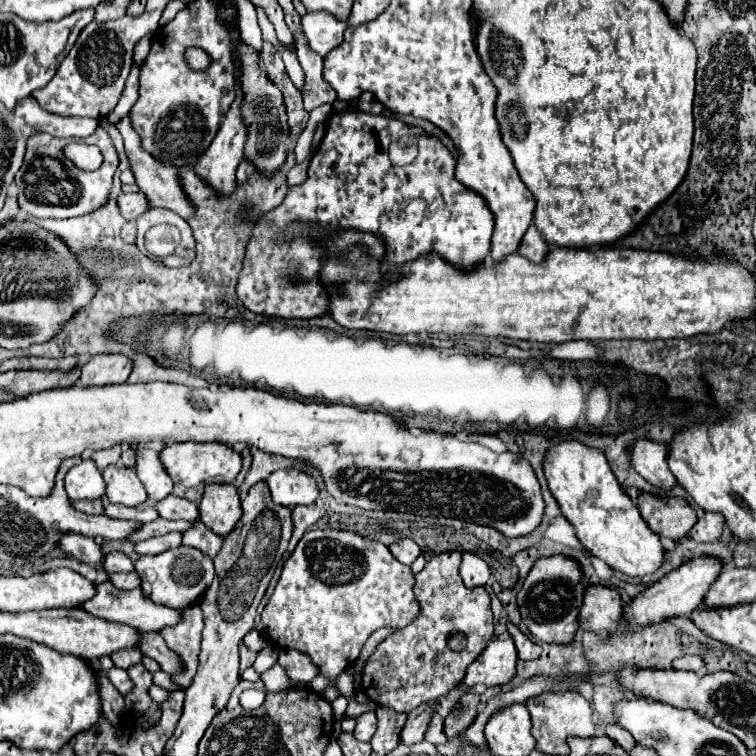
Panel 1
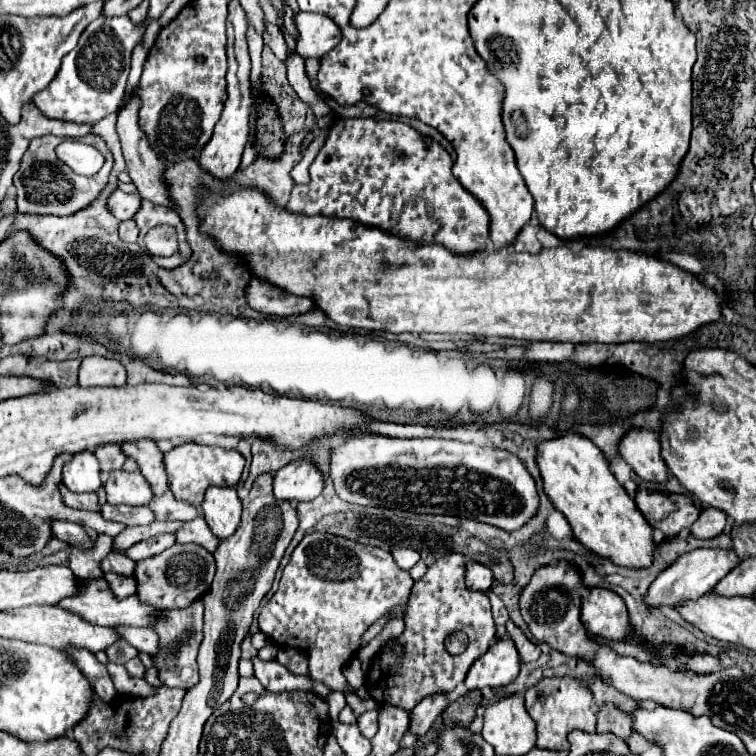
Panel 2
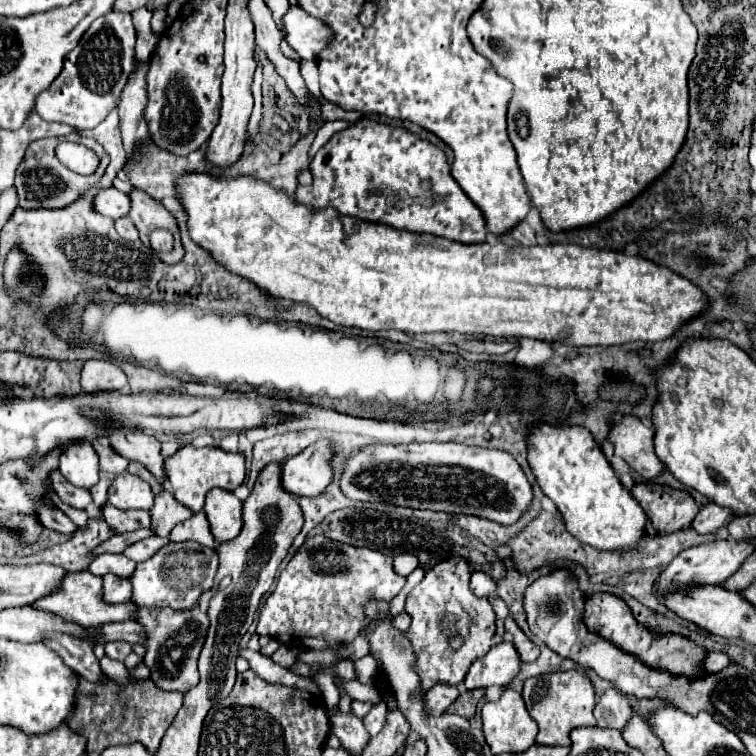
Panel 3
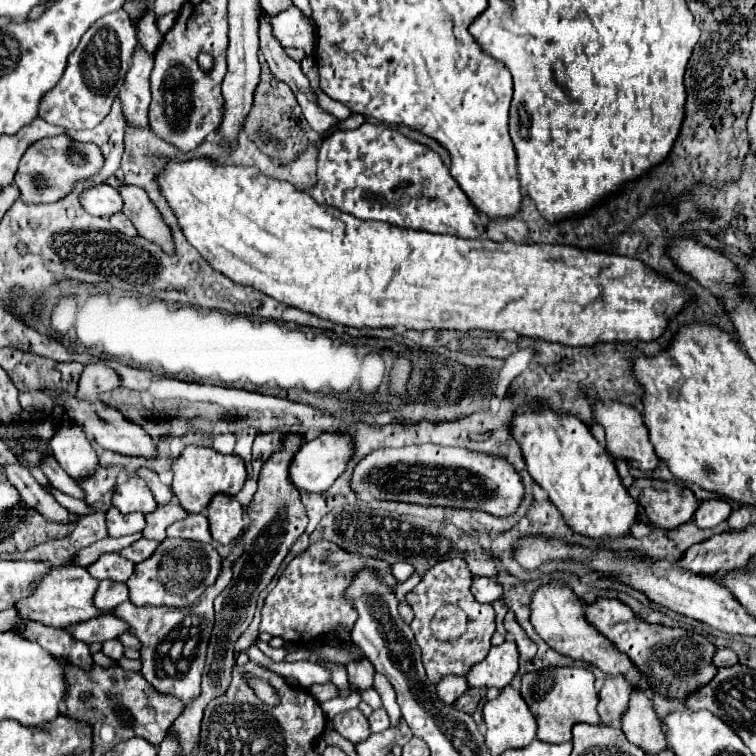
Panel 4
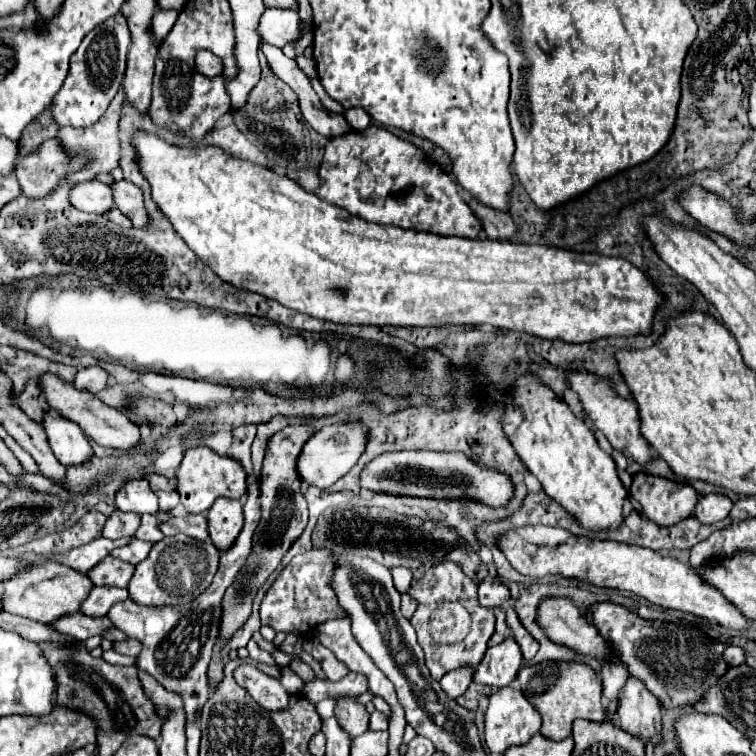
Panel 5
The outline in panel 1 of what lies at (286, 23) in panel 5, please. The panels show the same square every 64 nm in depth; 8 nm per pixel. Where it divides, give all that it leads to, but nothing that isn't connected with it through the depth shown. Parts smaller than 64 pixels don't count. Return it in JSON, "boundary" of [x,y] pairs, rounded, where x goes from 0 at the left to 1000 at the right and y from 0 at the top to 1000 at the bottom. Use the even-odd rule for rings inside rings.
{"boundary":[[[407,16],[399,24],[399,34],[410,63],[423,74],[431,74],[439,63],[444,63],[458,40],[458,32],[444,26],[437,16]]]}

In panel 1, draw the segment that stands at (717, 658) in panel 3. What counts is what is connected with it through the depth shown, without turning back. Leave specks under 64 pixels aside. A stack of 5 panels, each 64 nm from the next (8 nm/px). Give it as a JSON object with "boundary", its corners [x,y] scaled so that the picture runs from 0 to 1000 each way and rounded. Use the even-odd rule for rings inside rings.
{"boundary":[[[902,868],[902,870],[894,870],[889,876],[889,884],[892,886],[915,886],[915,889],[929,889],[931,884],[931,873],[926,868]]]}

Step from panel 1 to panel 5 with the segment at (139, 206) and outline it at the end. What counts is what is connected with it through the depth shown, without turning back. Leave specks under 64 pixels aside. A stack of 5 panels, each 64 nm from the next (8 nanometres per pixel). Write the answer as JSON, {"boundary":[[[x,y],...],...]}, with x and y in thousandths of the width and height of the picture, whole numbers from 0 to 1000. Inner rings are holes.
{"boundary":[[[130,238],[98,246],[93,254],[93,267],[103,278],[119,280],[119,283],[140,283],[143,278],[151,275],[148,249]]]}

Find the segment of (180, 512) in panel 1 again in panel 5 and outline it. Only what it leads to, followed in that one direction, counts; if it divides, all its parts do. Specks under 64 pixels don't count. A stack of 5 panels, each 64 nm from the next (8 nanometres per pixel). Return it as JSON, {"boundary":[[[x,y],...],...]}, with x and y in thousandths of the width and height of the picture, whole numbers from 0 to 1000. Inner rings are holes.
{"boundary":[[[212,675],[206,680],[188,680],[188,693],[185,693],[185,701],[180,701],[180,712],[193,714],[193,717],[212,717],[214,714],[212,693],[222,690],[225,685],[230,685],[230,675]]]}

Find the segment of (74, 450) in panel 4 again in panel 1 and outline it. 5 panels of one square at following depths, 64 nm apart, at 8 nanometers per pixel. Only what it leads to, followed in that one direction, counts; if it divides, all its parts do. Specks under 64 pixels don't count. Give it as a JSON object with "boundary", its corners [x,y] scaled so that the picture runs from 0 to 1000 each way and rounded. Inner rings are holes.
{"boundary":[[[111,606],[87,627],[87,653],[101,661],[135,661],[140,656],[140,638],[135,624],[119,606]]]}

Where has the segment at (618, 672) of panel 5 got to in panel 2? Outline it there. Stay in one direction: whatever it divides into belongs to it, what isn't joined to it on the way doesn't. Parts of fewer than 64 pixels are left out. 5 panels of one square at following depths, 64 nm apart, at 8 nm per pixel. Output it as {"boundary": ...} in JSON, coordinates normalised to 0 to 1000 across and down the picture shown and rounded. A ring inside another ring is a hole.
{"boundary":[[[804,931],[796,934],[788,947],[791,947],[791,968],[807,968],[831,981],[831,976],[836,974],[836,960],[828,942],[820,942],[810,931]]]}

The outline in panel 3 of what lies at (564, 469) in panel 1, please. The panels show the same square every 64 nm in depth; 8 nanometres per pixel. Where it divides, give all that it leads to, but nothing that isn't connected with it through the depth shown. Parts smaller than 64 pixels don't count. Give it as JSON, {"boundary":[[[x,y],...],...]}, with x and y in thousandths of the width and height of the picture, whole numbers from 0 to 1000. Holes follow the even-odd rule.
{"boundary":[[[714,561],[701,571],[698,590],[701,590],[698,593],[698,611],[704,616],[704,624],[709,627],[709,635],[717,646],[717,651],[743,677],[746,690],[749,690],[749,701],[757,709],[762,709],[767,717],[772,717],[788,728],[804,728],[804,730],[844,728],[847,714],[854,709],[854,680],[847,672],[847,667],[833,656],[833,651],[820,640],[820,635],[815,632],[804,608],[799,606],[796,593],[786,585],[786,579],[778,569],[772,569],[770,563]]]}

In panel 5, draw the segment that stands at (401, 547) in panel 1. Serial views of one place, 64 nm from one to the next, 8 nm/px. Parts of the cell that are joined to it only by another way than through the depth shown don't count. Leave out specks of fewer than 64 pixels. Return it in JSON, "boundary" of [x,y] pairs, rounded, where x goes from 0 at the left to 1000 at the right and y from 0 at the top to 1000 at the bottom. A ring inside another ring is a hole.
{"boundary":[[[519,751],[519,765],[521,765],[521,775],[526,783],[537,783],[545,772],[545,757],[540,751]]]}

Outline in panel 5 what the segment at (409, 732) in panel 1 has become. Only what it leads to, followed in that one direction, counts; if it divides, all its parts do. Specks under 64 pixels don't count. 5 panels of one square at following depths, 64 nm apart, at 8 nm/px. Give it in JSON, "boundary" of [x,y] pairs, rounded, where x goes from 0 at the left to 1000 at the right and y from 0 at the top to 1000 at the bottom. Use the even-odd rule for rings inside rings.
{"boundary":[[[614,884],[614,886],[598,886],[598,889],[593,889],[582,899],[582,907],[593,918],[593,923],[603,926],[606,921],[611,921],[616,915],[616,910],[619,910],[622,902],[624,902],[624,884]]]}

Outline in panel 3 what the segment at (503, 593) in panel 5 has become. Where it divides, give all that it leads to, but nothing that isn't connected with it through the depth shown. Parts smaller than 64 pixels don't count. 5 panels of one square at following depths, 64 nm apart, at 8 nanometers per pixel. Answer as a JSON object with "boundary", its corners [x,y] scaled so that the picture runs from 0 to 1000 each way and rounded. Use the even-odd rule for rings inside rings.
{"boundary":[[[627,754],[624,765],[622,765],[622,778],[630,788],[653,788],[656,783],[656,770],[648,759],[638,757],[638,754]]]}

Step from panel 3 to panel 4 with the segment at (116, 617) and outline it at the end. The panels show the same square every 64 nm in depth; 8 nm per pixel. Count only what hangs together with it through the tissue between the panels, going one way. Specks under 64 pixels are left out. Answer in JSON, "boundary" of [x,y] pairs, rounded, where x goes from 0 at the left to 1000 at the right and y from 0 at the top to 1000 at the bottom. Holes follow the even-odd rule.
{"boundary":[[[69,749],[69,759],[58,765],[58,770],[53,770],[53,775],[48,778],[48,786],[26,796],[26,802],[21,804],[32,807],[37,817],[48,817],[56,825],[79,828],[79,831],[108,825],[122,817],[132,817],[138,812],[151,812],[151,807],[132,807],[124,802],[127,775],[130,775],[130,767],[122,765],[116,754],[108,749],[79,749],[79,751]]]}

